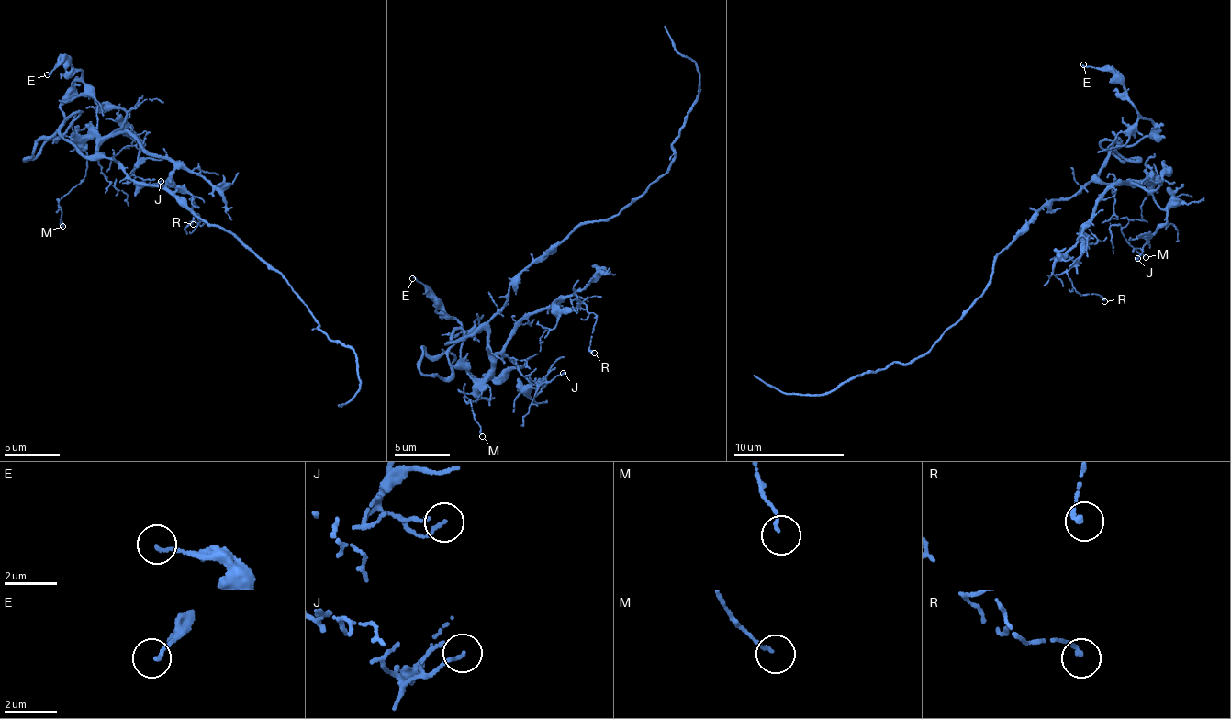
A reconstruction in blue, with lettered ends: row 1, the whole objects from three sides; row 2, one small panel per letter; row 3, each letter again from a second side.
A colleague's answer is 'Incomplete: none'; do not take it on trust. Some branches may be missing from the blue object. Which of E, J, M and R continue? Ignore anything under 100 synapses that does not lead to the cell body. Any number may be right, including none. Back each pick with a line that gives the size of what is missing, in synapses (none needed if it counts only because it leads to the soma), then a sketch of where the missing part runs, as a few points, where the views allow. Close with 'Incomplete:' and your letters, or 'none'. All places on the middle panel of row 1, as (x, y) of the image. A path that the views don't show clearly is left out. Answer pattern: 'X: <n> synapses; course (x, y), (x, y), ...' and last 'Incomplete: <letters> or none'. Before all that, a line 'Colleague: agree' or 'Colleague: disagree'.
Colleague: agree
Incomplete: none

